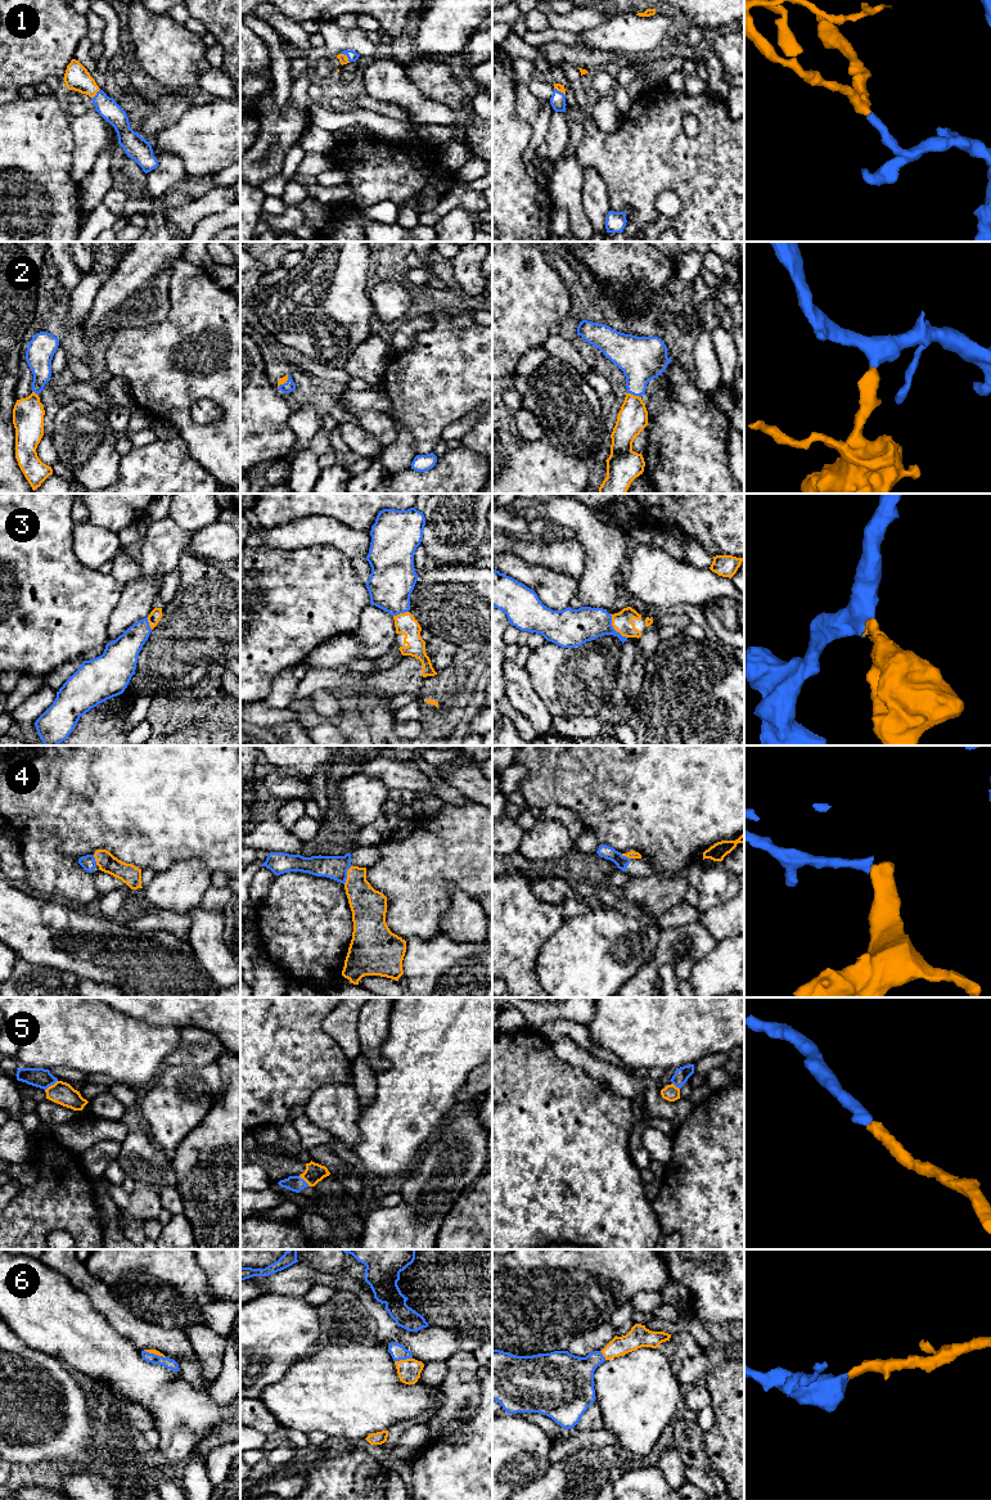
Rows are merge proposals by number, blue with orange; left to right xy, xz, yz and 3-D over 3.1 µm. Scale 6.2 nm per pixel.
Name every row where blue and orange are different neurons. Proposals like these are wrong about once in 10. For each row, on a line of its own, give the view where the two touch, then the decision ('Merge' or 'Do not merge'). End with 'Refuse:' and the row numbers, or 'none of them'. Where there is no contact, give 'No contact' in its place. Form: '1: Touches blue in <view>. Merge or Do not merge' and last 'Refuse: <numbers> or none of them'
1: Touches blue in xy. Merge
2: Touches blue in yz. Merge
3: Touches blue in yz. Merge
4: Touches blue in xz. Merge
5: Touches blue in xy. Merge
6: Touches blue in xz. Merge
Refuse: none of them

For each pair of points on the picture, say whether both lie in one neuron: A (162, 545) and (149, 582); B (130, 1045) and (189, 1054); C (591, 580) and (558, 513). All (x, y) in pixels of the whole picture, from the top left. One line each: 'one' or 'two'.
A: one
B: two
C: one

